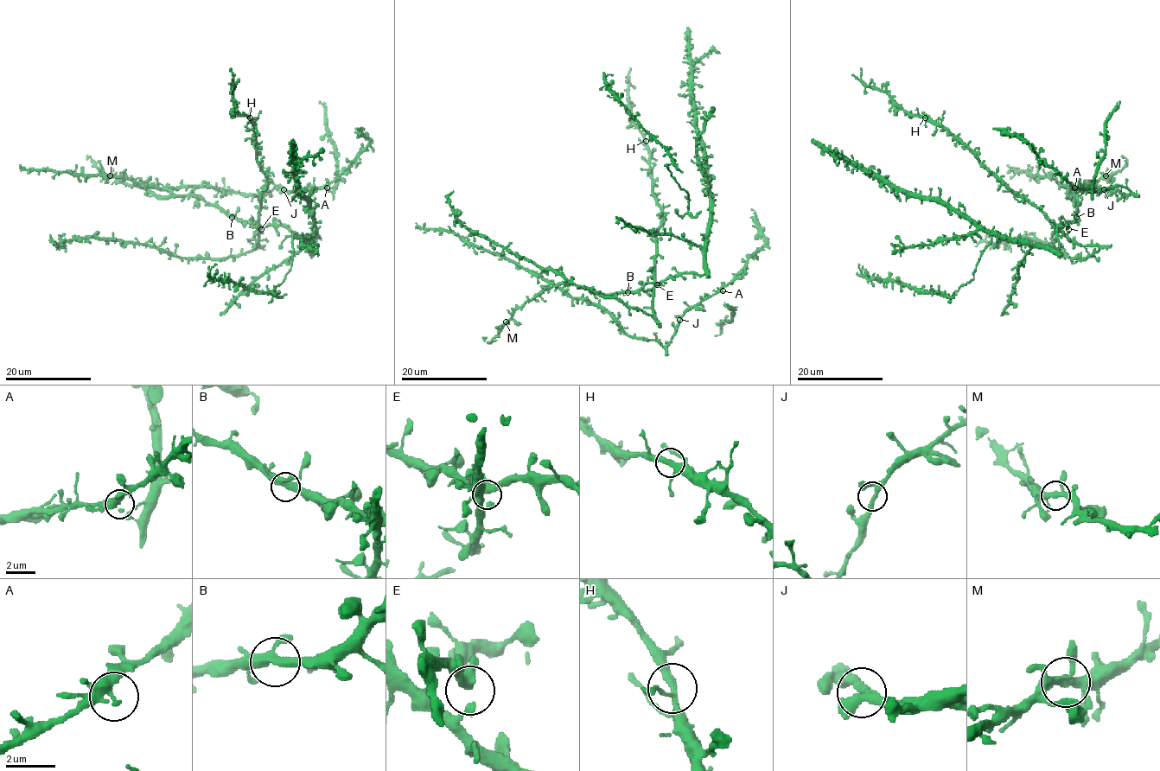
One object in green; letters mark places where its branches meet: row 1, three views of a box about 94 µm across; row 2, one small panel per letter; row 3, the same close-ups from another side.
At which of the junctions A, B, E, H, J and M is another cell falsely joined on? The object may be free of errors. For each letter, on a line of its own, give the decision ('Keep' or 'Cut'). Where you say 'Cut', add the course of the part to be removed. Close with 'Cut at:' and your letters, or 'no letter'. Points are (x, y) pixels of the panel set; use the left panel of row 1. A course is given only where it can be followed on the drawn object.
A: Keep
B: Keep
E: Keep
H: Keep
J: Keep
M: Keep
Cut at: no letter

